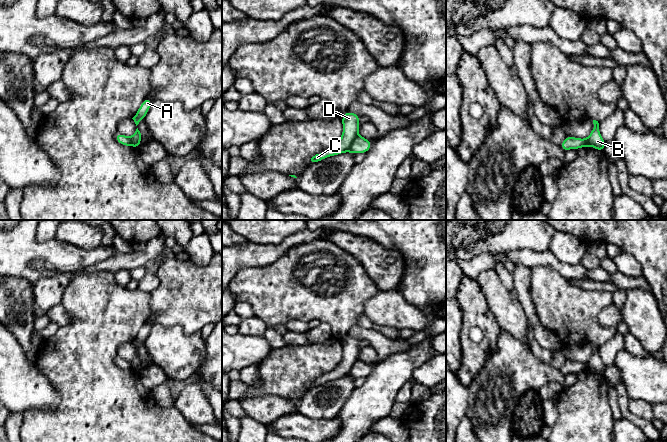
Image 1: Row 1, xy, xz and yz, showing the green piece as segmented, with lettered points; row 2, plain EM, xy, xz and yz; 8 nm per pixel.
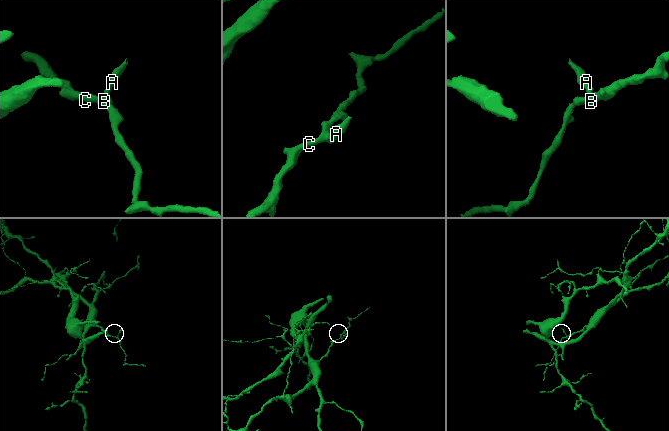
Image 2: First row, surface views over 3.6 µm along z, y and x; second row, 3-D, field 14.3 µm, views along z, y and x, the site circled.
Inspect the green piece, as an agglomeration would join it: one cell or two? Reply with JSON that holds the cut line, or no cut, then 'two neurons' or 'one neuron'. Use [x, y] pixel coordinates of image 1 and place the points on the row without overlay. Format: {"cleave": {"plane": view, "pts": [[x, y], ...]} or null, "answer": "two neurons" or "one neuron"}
{"cleave": null, "answer": "one neuron"}

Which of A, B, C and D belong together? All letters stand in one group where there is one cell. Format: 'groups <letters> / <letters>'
groups A B C D

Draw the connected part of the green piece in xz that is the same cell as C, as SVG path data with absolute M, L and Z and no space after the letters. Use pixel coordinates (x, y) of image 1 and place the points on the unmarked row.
M348 335L341 341L343 350L341 362L333 371L313 380L312 386L318 386L345 376L367 377L371 373L372 365L358 359L360 339Z

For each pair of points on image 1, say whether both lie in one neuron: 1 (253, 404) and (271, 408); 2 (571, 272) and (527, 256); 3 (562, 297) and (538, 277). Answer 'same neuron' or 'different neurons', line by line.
1: same neuron
2: same neuron
3: same neuron

